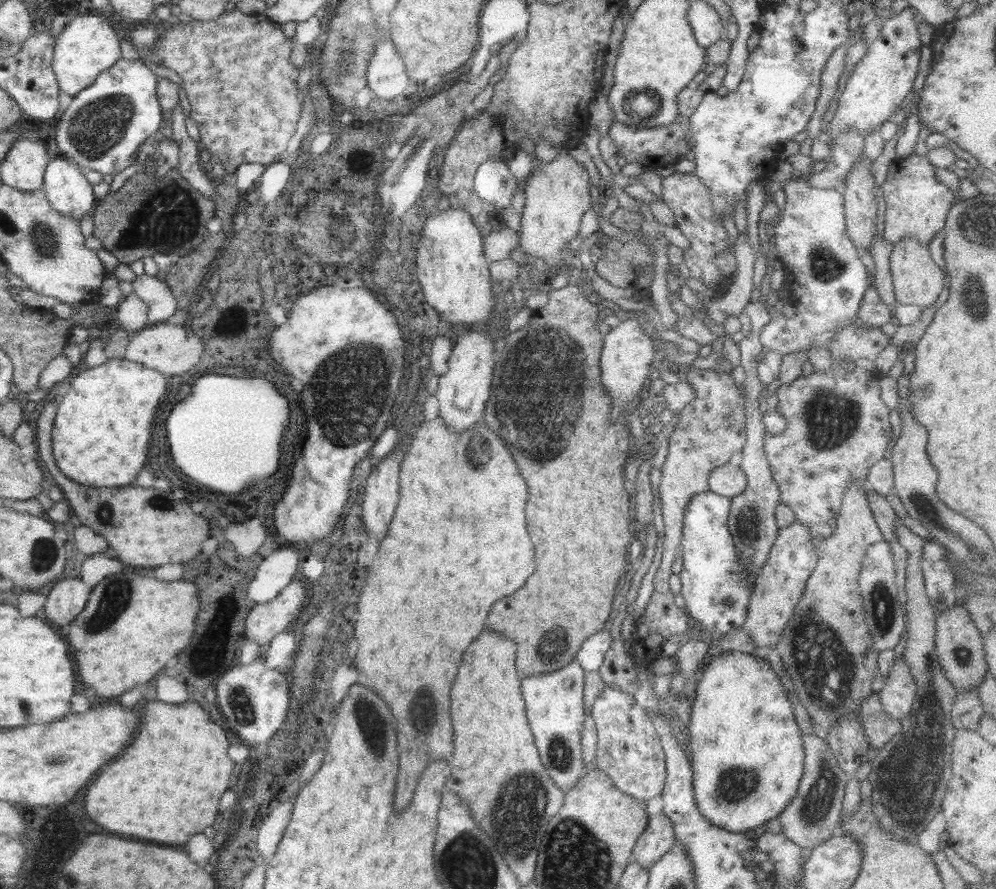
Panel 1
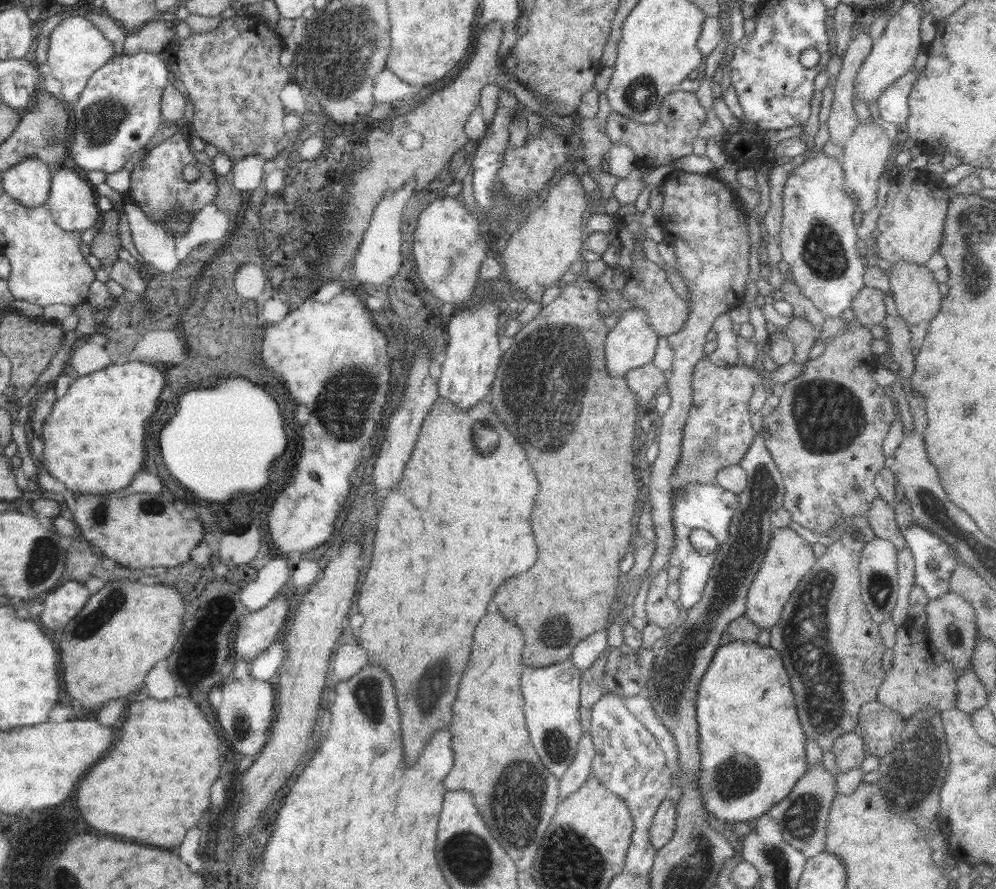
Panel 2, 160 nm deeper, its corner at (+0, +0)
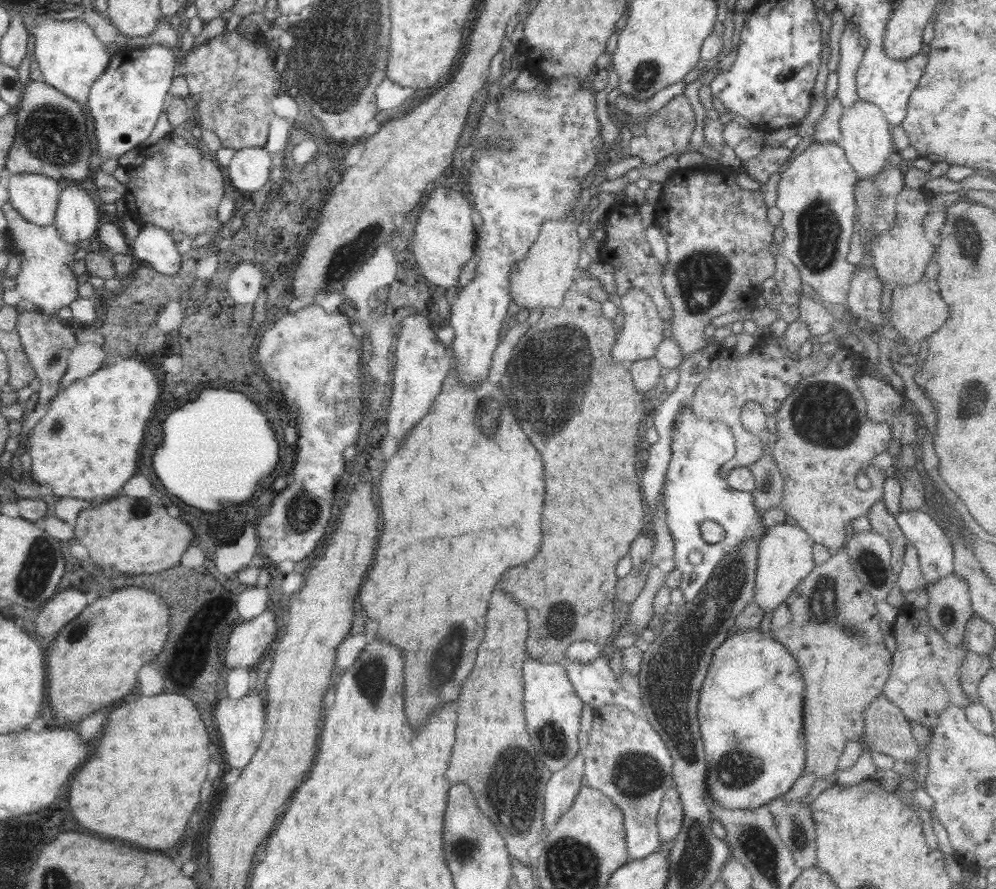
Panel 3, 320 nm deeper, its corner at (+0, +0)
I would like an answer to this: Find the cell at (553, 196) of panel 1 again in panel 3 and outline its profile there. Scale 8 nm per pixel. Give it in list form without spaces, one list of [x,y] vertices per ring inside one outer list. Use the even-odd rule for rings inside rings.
[[[573,214],[566,215],[563,220],[542,224],[538,238],[527,255],[523,260],[516,260],[516,267],[510,273],[513,308],[558,308],[563,303],[564,295],[573,288],[573,278],[579,270],[579,252],[583,241],[576,232],[578,225],[579,221]]]

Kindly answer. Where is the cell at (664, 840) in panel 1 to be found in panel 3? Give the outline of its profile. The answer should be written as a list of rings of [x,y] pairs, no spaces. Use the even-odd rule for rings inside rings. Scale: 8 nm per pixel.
[[[676,788],[668,789],[662,797],[661,807],[657,816],[659,835],[664,844],[672,844],[680,832],[684,818],[682,801]]]

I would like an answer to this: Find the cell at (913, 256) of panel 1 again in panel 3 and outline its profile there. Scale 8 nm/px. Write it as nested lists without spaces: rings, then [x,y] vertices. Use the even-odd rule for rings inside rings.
[[[926,282],[916,284],[898,284],[893,287],[889,319],[896,332],[907,338],[910,343],[926,340],[931,334],[938,332],[949,317],[949,308],[938,290],[931,290]]]

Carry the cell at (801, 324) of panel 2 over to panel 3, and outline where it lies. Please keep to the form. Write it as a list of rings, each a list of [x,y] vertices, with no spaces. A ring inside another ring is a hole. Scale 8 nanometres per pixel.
[[[800,295],[800,317],[798,321],[805,322],[810,329],[811,336],[820,336],[831,331],[831,326],[836,321],[836,315],[830,307],[822,301],[819,303],[807,295]]]

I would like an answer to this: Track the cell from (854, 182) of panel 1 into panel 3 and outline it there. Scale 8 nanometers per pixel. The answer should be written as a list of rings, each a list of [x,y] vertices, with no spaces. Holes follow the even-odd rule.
[[[858,99],[851,107],[844,109],[839,125],[842,131],[842,140],[839,145],[844,149],[850,166],[857,174],[858,181],[874,176],[896,157],[898,151],[892,139],[892,125],[875,104]]]

